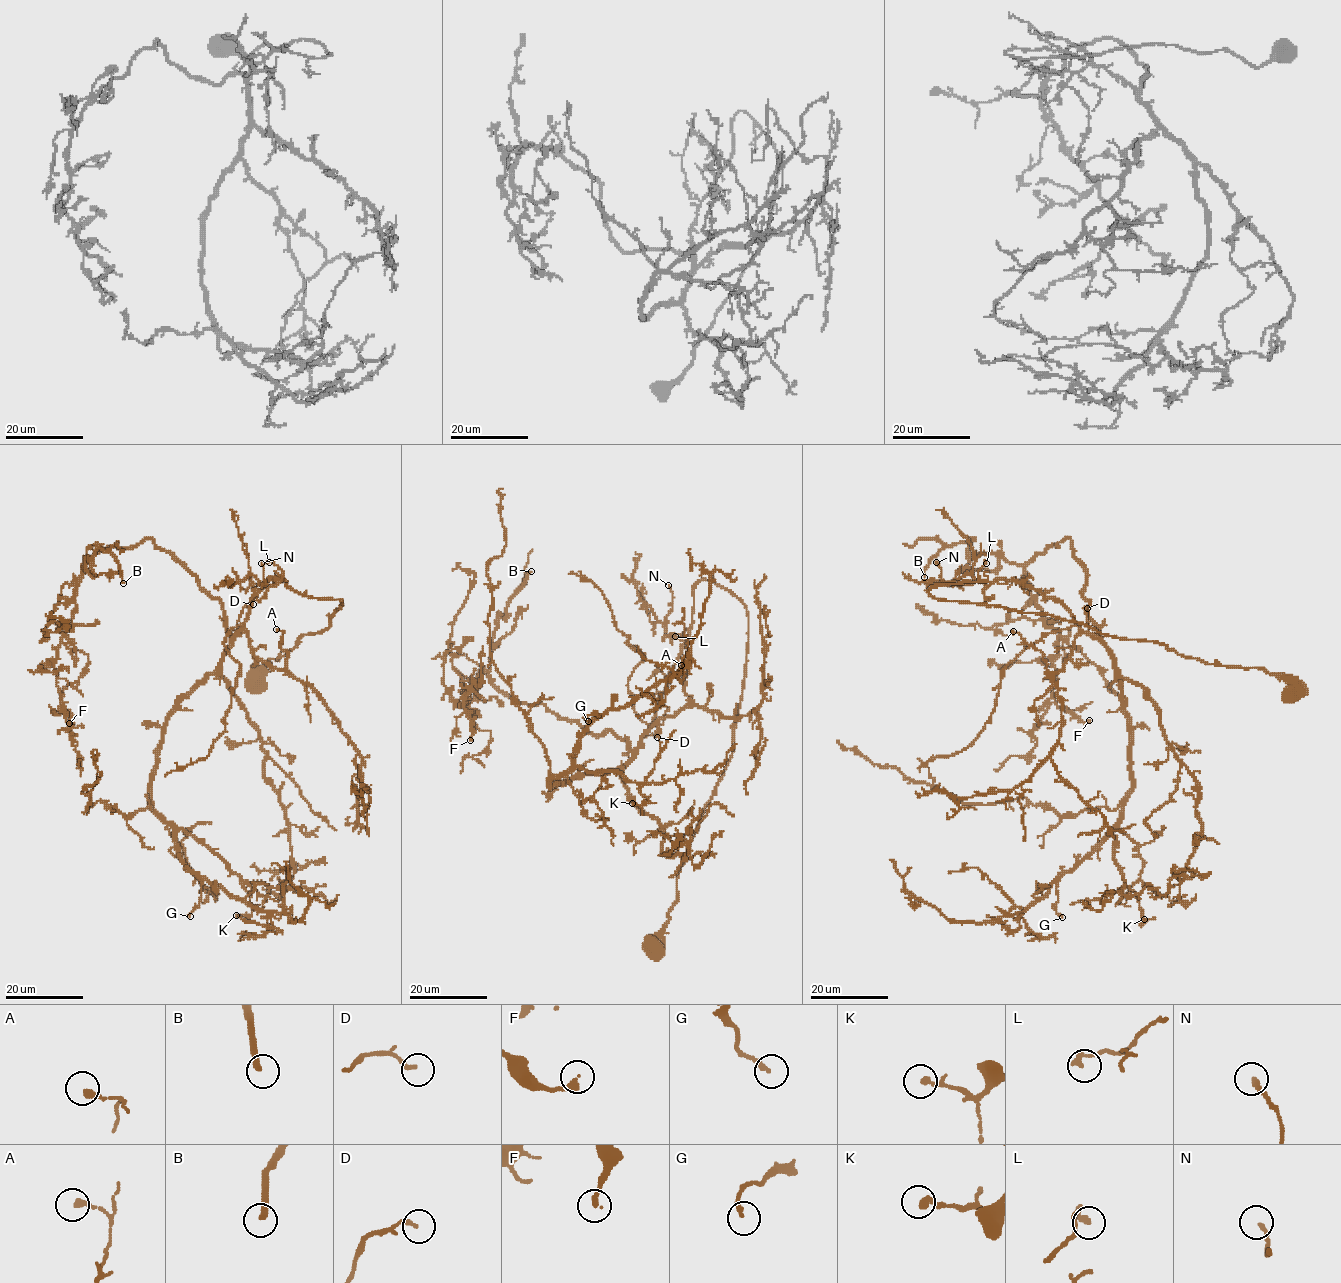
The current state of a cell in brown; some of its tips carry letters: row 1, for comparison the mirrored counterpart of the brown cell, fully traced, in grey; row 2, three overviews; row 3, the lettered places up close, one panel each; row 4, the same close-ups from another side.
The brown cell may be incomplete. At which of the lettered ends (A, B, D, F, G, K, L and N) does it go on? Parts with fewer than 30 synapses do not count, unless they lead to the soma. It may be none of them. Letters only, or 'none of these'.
B

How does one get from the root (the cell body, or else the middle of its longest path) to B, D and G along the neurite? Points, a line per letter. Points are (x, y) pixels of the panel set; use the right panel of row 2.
B: (1293, 694), (1263, 669), (928, 592), (1014, 579), (1099, 636), (1068, 538), (1023, 564), (952, 543), (924, 577)
D: (1293, 694), (1291, 680), (1263, 669), (928, 590), (1014, 579), (1086, 632), (1087, 608)
G: (1293, 694), (1263, 669), (929, 589), (1017, 580), (1112, 659), (1132, 791), (1057, 881), (1062, 917)

